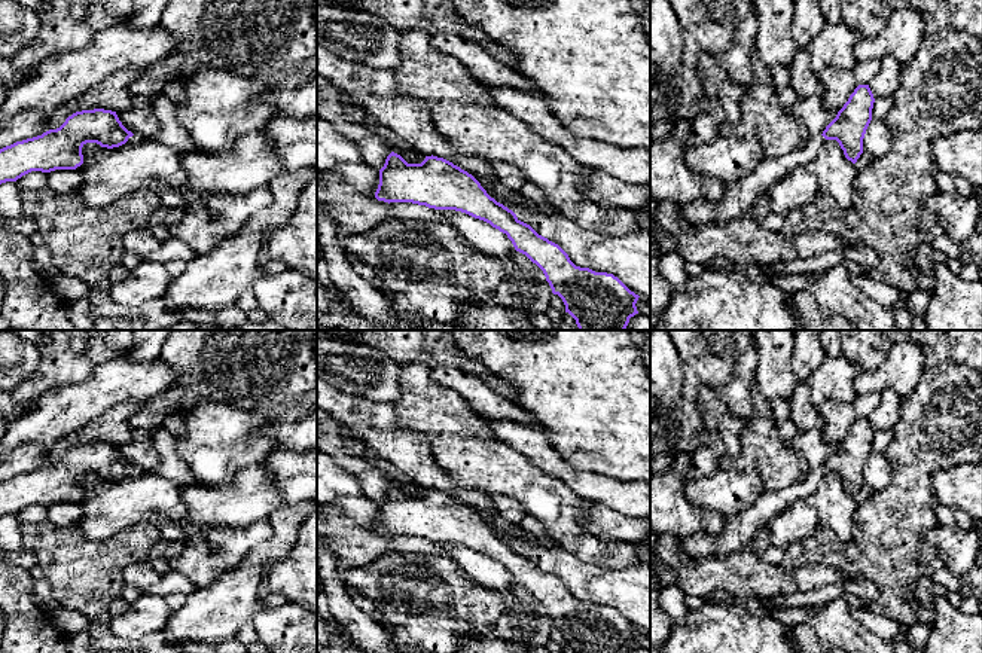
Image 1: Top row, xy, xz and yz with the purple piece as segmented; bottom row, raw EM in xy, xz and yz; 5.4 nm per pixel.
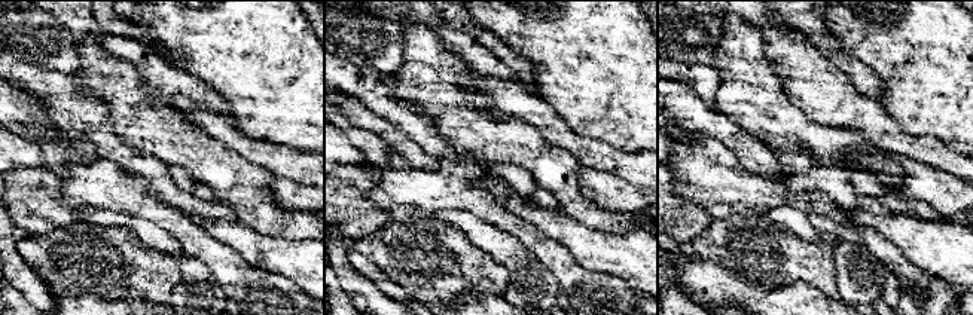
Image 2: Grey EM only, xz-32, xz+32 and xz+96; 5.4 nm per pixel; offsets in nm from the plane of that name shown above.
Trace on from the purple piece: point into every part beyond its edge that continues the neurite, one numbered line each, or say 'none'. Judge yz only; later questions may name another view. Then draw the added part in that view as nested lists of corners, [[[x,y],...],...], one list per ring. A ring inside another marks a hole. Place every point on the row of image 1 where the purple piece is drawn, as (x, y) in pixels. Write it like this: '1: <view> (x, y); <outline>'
1: yz (738, 197); [[[809,135],[800,150],[778,158],[765,158],[751,174],[735,183],[725,184],[723,196],[719,202],[699,198],[680,207],[680,214],[693,228],[704,228],[710,223],[728,223],[735,217],[744,217],[759,193],[768,192],[777,180],[796,167],[806,167],[824,141],[823,135]]]

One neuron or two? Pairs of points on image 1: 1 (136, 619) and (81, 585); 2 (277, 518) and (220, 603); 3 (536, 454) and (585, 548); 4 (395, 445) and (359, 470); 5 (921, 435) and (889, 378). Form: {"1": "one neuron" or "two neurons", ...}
{"1": "two neurons", "2": "one neuron", "3": "two neurons", "4": "two neurons", "5": "two neurons"}

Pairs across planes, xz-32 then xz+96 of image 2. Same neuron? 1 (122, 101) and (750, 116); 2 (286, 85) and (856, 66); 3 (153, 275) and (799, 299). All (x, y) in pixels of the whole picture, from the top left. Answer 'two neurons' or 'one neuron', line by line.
1: one neuron
2: two neurons
3: two neurons

